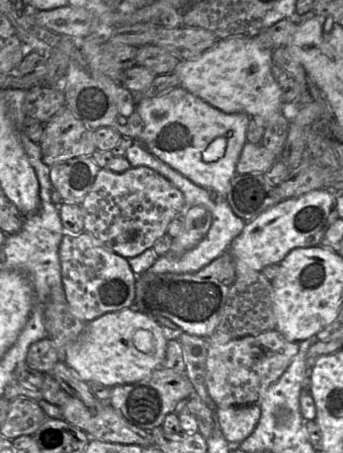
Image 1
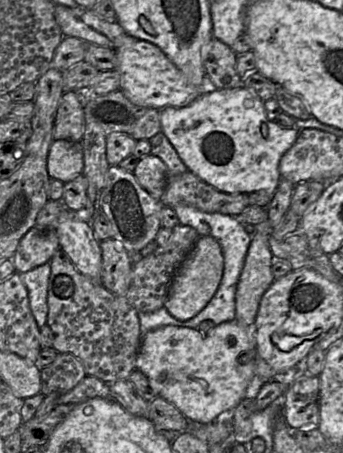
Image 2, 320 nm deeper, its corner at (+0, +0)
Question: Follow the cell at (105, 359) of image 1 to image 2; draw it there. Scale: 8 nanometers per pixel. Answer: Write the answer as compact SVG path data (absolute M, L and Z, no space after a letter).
M236 320L230 322L224 322L220 325L216 325L214 328L207 332L201 332L198 328L180 327L167 325L156 328L147 332L142 340L139 347L139 351L136 357L135 368L136 370L144 373L149 381L151 388L154 393L168 402L172 403L178 410L189 420L199 423L210 423L214 421L219 416L226 416L232 412L232 410L238 406L244 399L246 395L246 390L255 376L255 366L244 366L239 362L239 356L251 348L254 348L254 342L252 337L252 330L246 329L247 326L239 324Z

